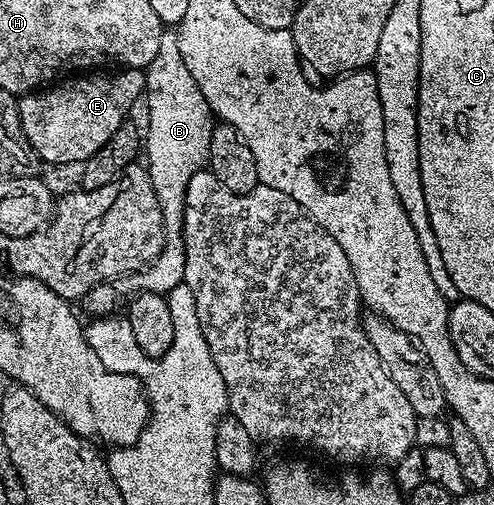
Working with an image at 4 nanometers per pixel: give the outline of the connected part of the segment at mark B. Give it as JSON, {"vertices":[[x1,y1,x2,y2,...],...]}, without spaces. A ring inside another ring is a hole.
{"vertices":[[164,29,161,36,161,44,157,48,157,56,153,56,151,63,145,67,147,75,147,88,145,91,145,103,147,102,147,130,145,126,145,169,153,180,153,192,157,192,157,200,163,209,163,227,167,242,163,250,149,266,130,275,132,291,148,290,166,295,173,288,183,285,185,276,185,248,183,247,183,213,185,212,185,188,189,186,189,180,197,171,207,166,207,153,209,152,209,140,216,123,205,96,201,96,201,88,197,88,197,80,189,72,185,60,181,57,181,44,178,33,174,29]]}

